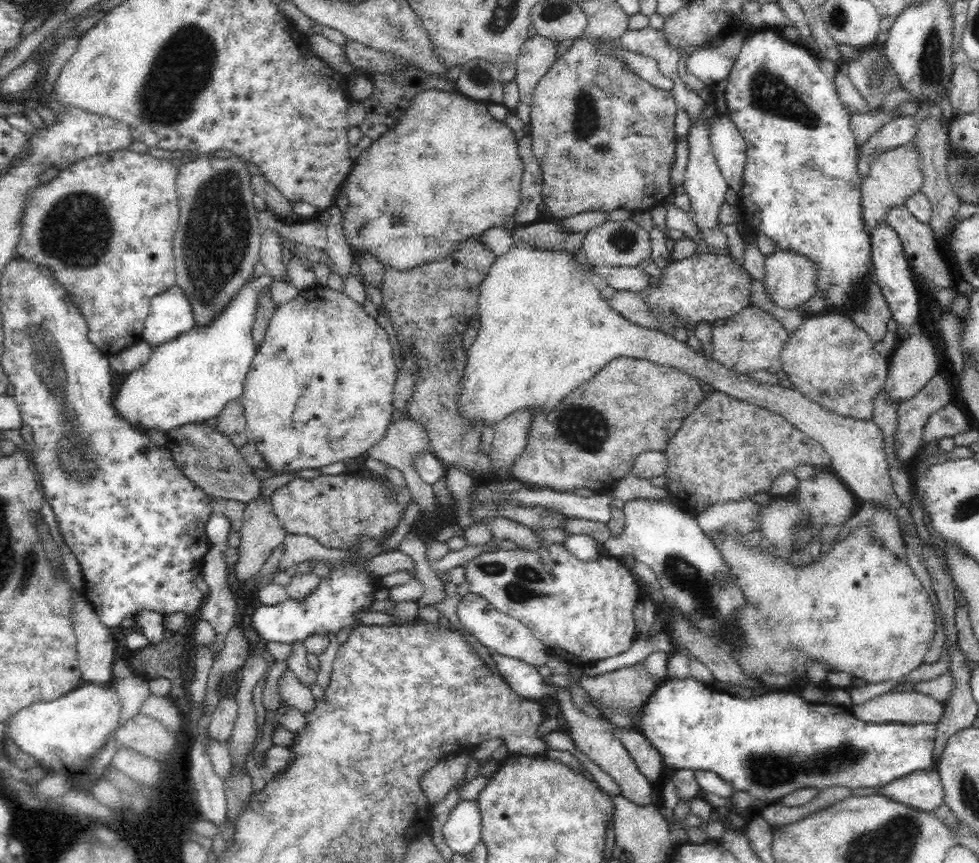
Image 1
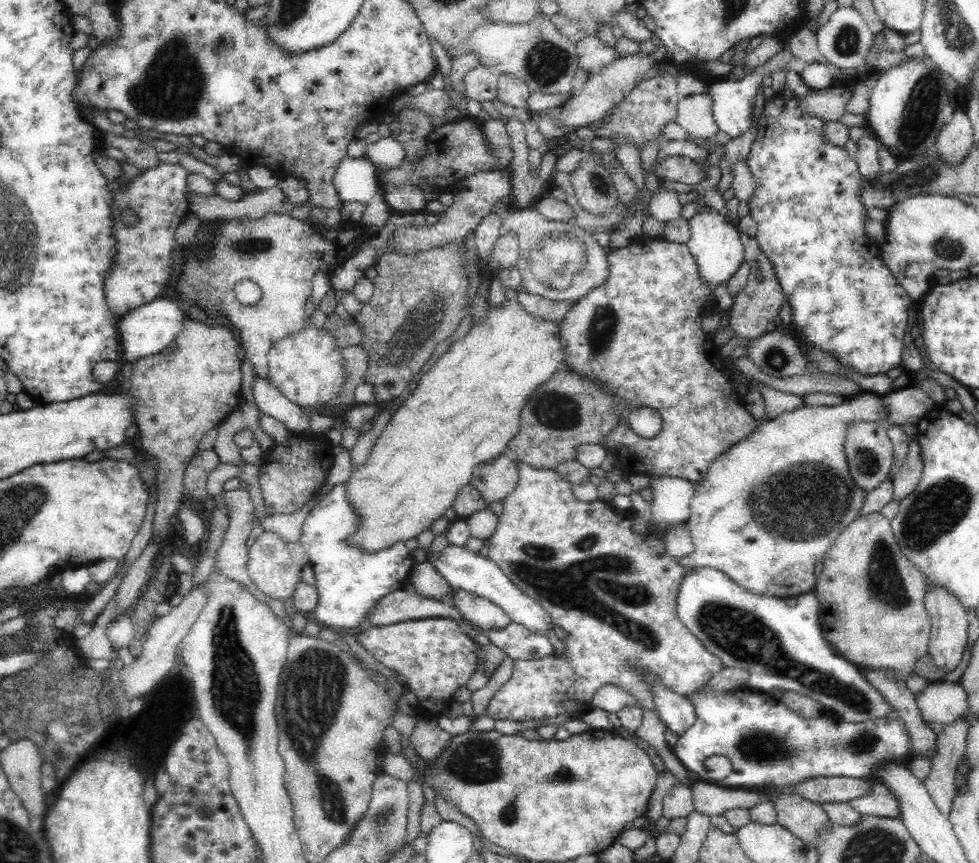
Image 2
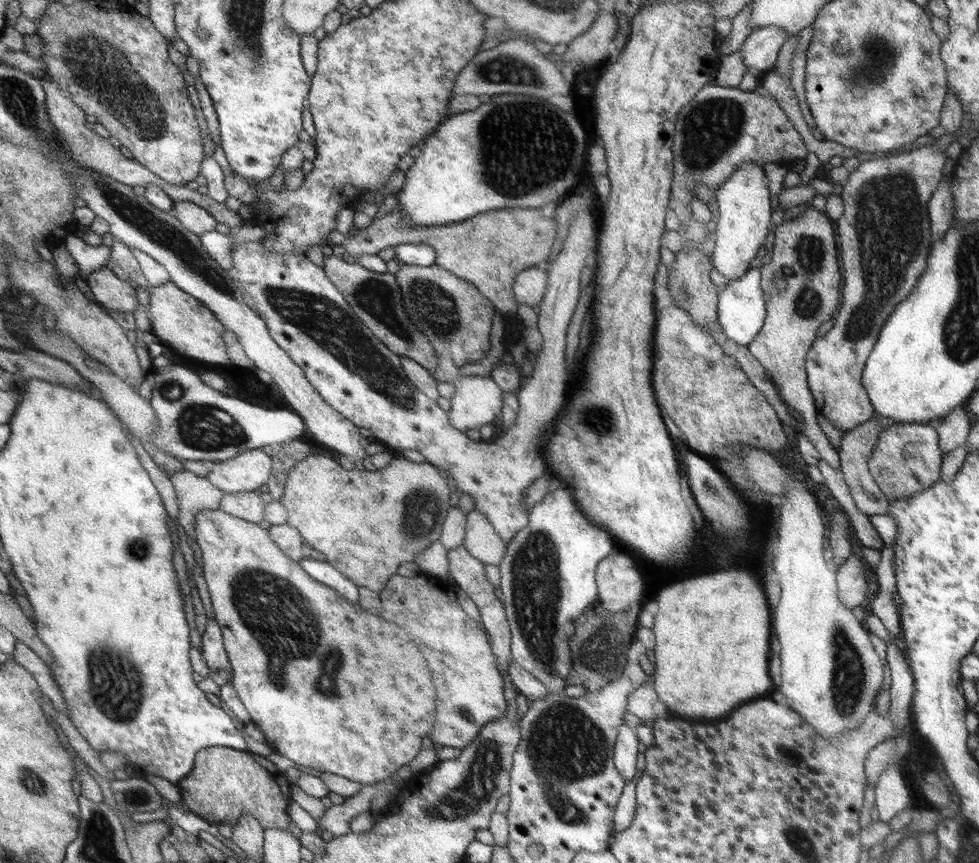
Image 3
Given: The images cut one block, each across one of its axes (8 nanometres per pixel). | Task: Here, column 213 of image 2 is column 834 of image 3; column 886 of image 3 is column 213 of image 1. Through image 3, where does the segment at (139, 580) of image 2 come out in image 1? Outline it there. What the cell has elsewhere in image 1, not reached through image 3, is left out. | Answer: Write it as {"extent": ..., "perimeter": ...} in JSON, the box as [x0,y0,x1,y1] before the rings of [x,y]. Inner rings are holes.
{"extent":[173,155,261,328],"perimeter":[[[235,155],[230,158],[195,156],[193,162],[178,169],[175,189],[179,196],[179,223],[173,236],[175,279],[192,307],[193,328],[208,328],[216,316],[230,306],[230,300],[251,278],[252,268],[260,259],[261,230],[258,227],[258,210],[253,204],[252,174],[253,167]]]}

